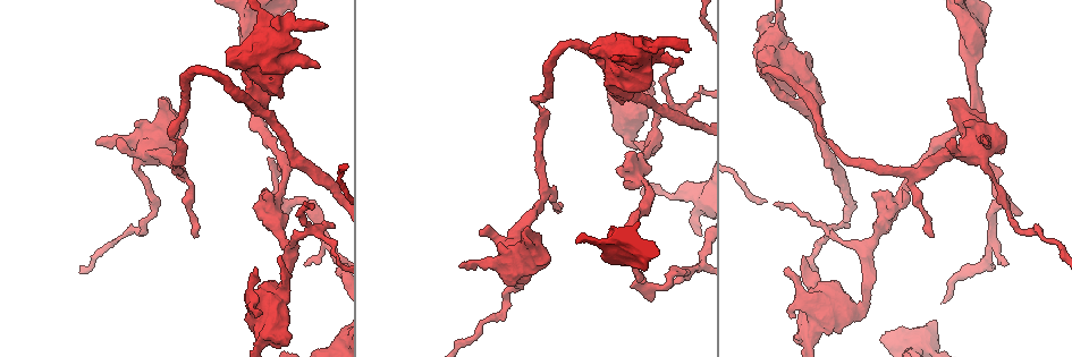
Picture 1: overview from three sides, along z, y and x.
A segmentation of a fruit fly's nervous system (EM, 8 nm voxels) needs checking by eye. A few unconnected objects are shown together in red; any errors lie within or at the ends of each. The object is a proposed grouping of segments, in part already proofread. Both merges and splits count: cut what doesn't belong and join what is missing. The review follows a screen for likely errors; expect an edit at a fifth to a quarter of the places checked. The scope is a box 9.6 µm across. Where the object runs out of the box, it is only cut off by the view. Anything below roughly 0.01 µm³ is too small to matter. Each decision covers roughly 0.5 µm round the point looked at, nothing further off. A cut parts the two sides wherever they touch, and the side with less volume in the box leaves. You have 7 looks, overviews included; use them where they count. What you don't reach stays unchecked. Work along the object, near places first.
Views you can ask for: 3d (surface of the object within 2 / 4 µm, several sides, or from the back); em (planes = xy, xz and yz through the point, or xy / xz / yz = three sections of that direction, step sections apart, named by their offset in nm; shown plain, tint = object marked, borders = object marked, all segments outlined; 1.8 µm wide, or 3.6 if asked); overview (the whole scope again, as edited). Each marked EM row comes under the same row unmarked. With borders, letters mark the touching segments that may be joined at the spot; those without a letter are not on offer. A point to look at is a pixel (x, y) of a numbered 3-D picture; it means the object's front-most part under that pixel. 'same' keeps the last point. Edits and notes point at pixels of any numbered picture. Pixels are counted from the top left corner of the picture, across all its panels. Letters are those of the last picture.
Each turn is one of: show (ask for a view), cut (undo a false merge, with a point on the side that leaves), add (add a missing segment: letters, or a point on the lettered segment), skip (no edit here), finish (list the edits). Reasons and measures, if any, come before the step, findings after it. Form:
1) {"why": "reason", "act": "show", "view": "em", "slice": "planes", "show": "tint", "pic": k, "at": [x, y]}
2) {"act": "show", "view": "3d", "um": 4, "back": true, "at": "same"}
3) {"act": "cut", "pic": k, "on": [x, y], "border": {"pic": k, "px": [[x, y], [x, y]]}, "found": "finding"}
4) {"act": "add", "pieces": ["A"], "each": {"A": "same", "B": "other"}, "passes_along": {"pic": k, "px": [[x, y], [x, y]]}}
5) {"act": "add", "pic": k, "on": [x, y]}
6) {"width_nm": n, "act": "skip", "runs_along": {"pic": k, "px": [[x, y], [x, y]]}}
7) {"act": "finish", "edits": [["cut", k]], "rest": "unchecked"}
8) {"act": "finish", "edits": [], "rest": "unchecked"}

{"why": "free end", "act": "show", "view": "em", "um": 3.6, "slice": "planes", "show": "borders", "pic": 1, "at": [288, 213]}

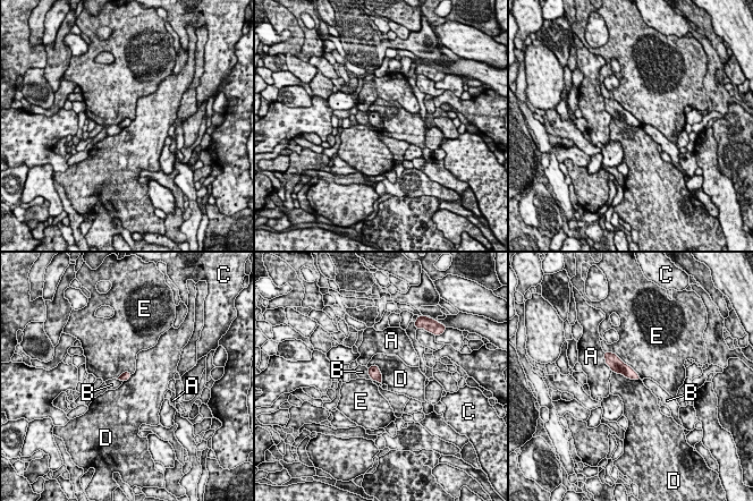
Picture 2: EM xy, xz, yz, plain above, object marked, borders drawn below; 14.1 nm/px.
{"width_nm": 120, "act": "skip", "each": {"A": "other", "B": "other", "C": "other", "D": "other", "E": "other"}, "border": {"pic": 2, "px": [[612, 371], [627, 378], [640, 380]]}, "found": "no lettered segment goes on from it"}

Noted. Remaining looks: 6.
{"why": "free end", "act": "show", "view": "em", "slice": "xz", "step": 8, "show": "borders", "pic": 1, "at": [269, 157]}

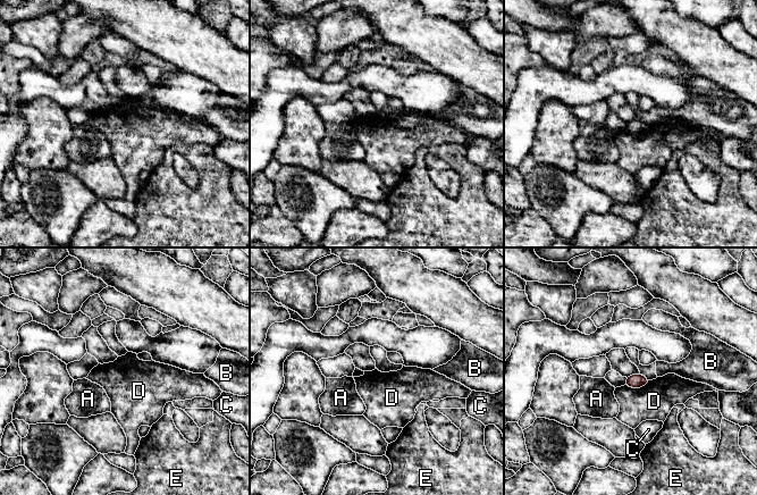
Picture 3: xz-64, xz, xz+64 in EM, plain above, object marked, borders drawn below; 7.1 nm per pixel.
{"width_nm": 100, "act": "skip", "each": {"A": "other", "B": "other", "C": "other", "D": "other", "E": "other"}, "border": {"pic": 3, "px": [[650, 380], [640, 387], [624, 385]]}, "found": "no lettered segment goes on from it"}

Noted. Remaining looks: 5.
{"why": "free end", "act": "show", "view": "3d", "um": 2, "pic": 1, "at": [163, 102]}

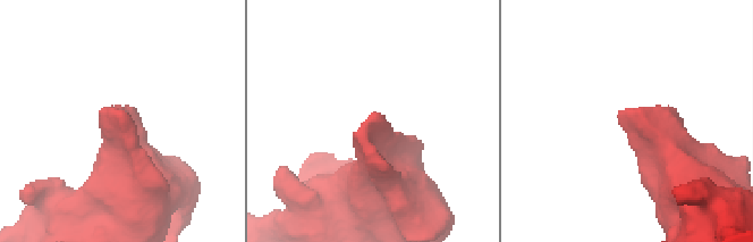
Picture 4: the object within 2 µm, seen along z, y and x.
{"why": "need the tissue", "act": "show", "view": "em", "slice": "yz", "step": 16, "show": "tint", "pic": 4, "at": [379, 112]}

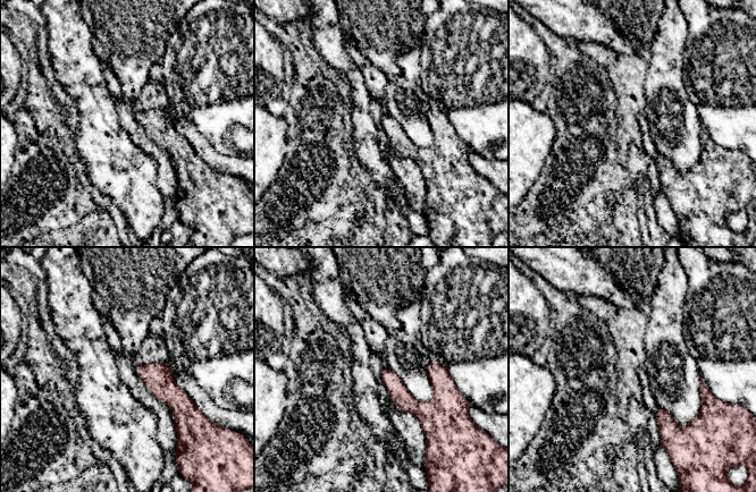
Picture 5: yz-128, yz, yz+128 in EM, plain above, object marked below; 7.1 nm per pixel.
{"why": "another direction", "act": "show", "view": "em", "slice": "xz", "step": 16, "show": "borders", "at": "same"}

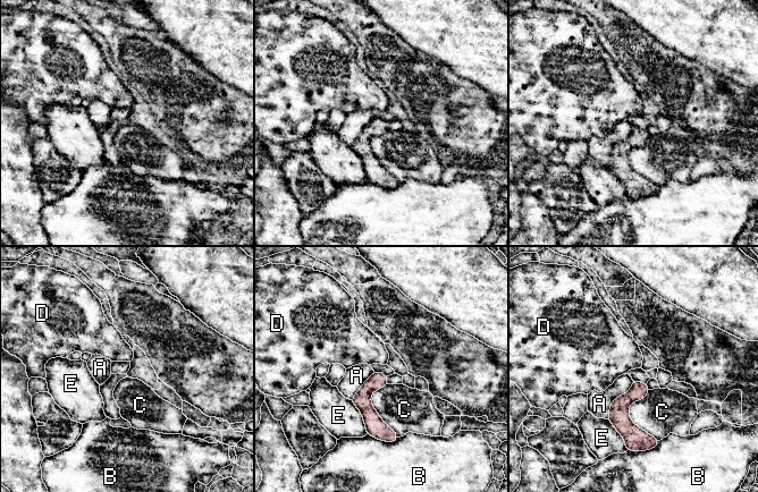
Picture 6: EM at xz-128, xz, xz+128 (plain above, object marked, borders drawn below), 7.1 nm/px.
{"act": "skip", "each": {"A": "other", "B": "other", "C": "other", "D": "other", "E": "other"}, "runs_along": {"pic": 6, "px": [[376, 374], [365, 408], [392, 439]]}, "found": "no lettered segment goes on from it"}

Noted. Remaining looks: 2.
{"act": "finish", "edits": [], "rest": "unchecked"}

